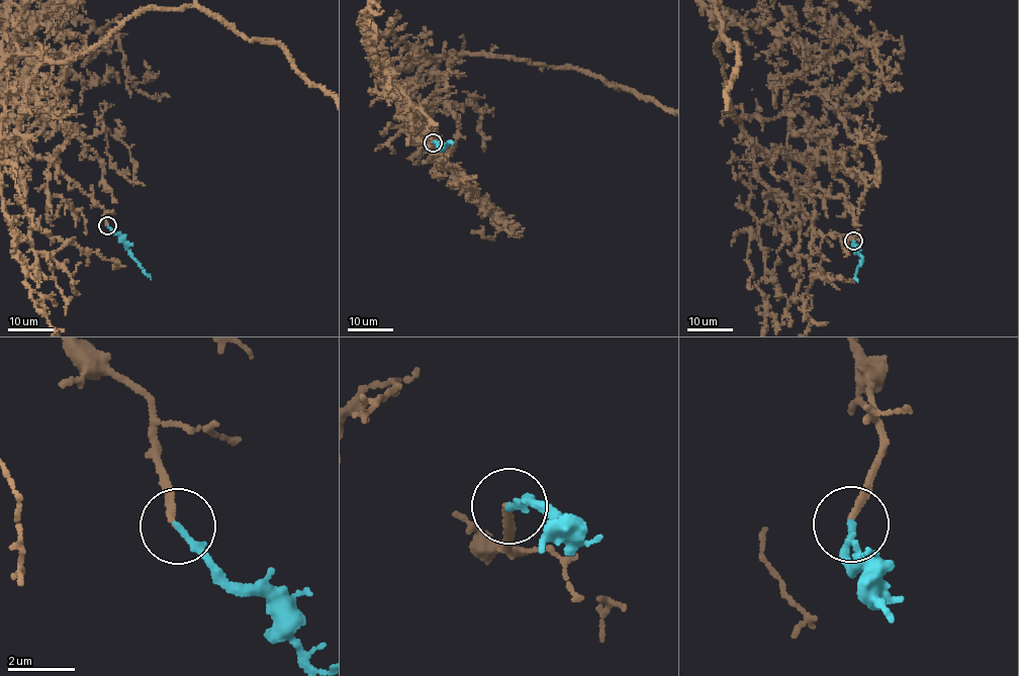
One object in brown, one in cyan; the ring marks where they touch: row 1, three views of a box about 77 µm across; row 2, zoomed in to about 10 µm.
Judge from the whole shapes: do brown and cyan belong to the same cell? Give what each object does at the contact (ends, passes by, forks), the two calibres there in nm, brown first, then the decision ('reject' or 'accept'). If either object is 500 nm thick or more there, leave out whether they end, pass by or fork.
brown ends | cyan ends | 190/200 nm | accept

